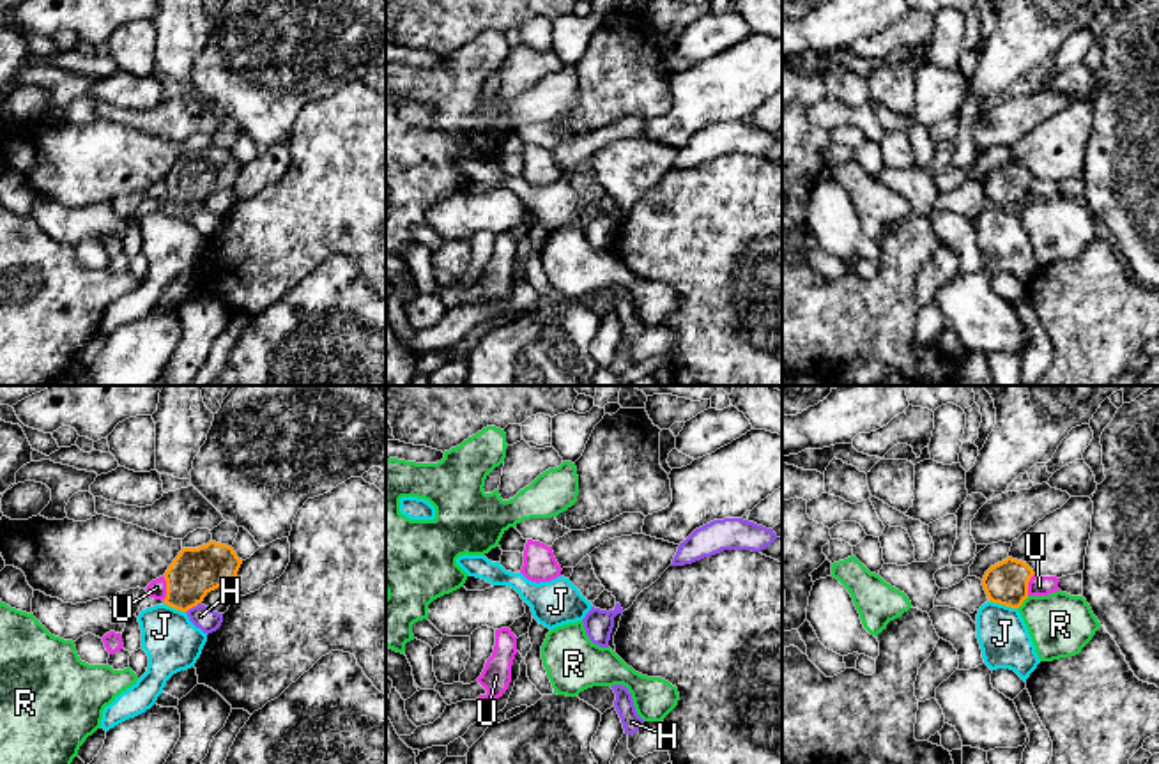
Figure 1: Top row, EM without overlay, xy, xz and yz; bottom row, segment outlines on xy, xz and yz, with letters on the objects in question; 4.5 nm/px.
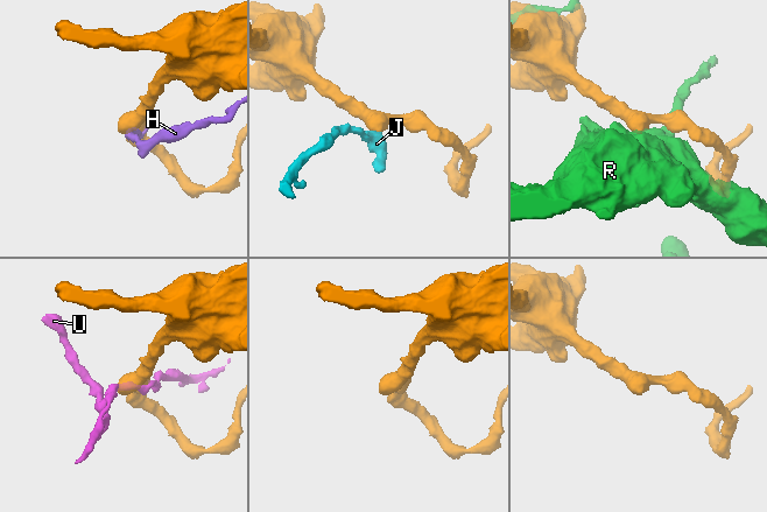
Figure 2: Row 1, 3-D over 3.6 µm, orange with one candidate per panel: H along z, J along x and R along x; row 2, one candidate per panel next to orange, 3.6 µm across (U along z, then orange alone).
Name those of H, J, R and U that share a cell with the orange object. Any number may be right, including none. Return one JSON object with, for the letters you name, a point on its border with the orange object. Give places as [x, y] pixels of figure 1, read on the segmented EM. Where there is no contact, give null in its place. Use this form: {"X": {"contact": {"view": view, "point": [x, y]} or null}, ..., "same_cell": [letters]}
{"same_cell": []}

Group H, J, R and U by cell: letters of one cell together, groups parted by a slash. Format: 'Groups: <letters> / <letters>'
Groups: H / J / R / U

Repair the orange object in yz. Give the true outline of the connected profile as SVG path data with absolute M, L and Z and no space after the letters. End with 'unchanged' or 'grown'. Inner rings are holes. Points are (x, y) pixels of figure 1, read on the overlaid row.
M1007 557L986 571L982 585L989 601L1019 608L1028 598L1028 582L1033 575L1026 562Z; unchanged

